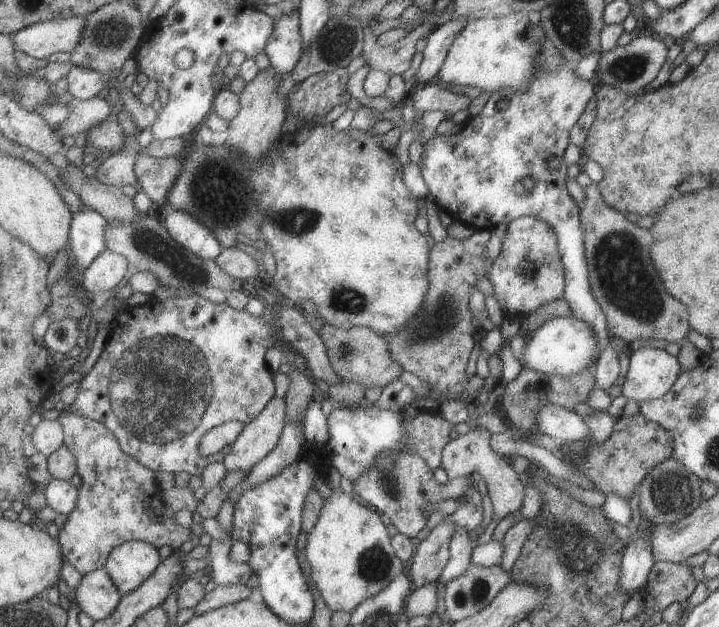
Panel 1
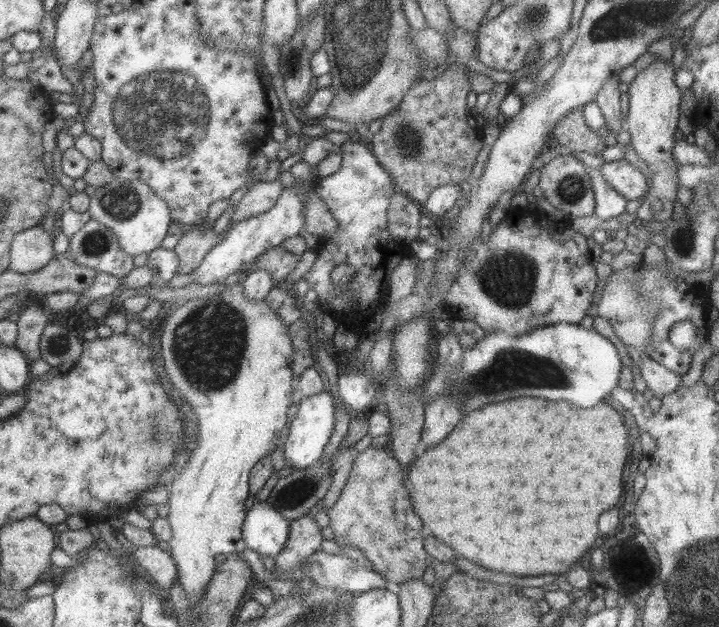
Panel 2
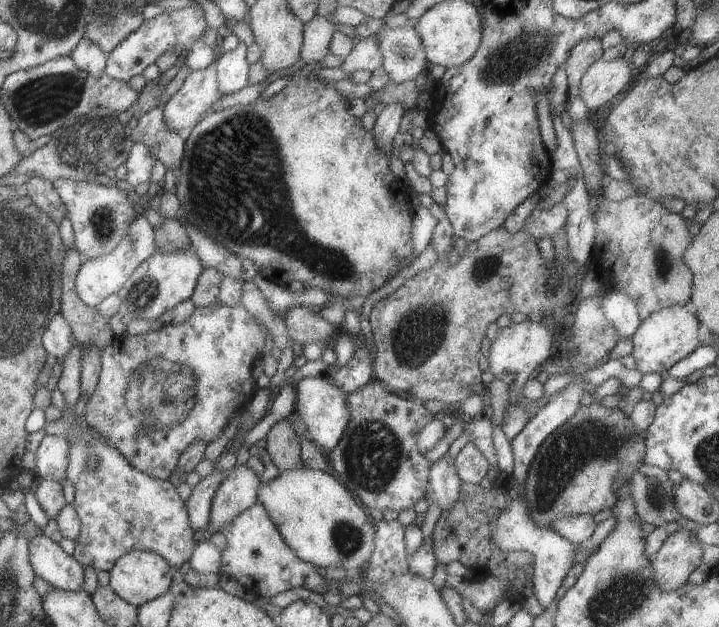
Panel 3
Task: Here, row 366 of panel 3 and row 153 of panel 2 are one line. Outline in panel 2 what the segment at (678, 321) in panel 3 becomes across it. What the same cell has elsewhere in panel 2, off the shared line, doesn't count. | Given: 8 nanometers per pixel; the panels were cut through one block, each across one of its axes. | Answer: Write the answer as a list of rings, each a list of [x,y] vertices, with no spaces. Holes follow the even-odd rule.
[[[655,59],[646,68],[639,70],[635,79],[624,89],[629,96],[629,112],[626,129],[631,134],[631,148],[639,158],[650,166],[652,183],[648,183],[648,195],[644,203],[637,209],[637,218],[654,222],[656,220],[670,220],[675,210],[676,188],[678,178],[676,165],[672,156],[676,144],[674,132],[679,126],[679,106],[684,90],[674,81],[676,70],[672,62]]]

